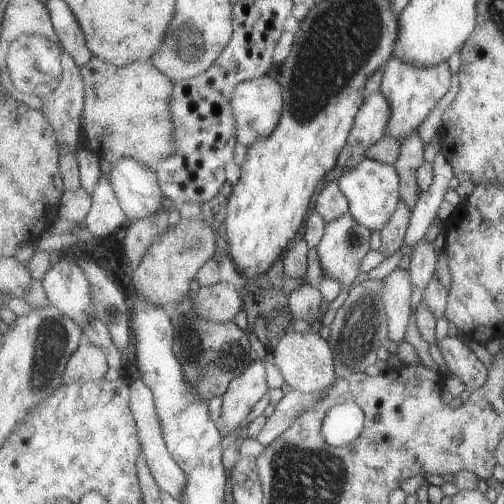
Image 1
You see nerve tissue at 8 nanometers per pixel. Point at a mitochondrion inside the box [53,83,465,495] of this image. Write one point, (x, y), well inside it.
(205, 357)

